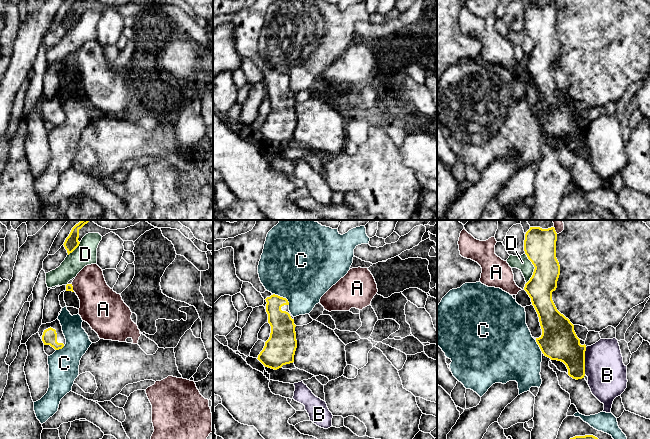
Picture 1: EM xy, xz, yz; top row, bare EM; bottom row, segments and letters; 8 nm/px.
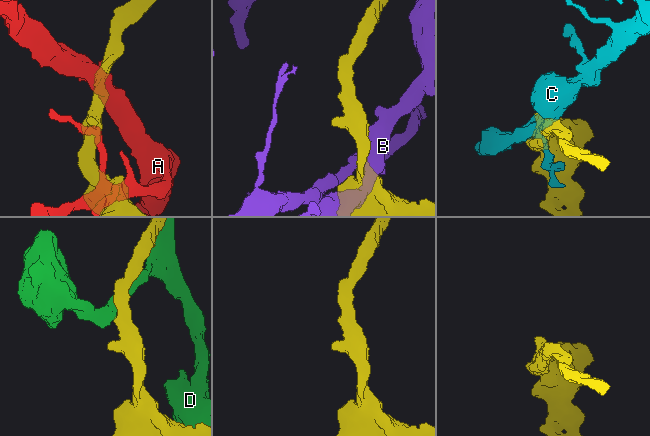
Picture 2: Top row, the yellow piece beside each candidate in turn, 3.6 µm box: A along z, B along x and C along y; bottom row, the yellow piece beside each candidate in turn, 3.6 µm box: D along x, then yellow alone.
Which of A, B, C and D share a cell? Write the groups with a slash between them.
A / B / C / D

